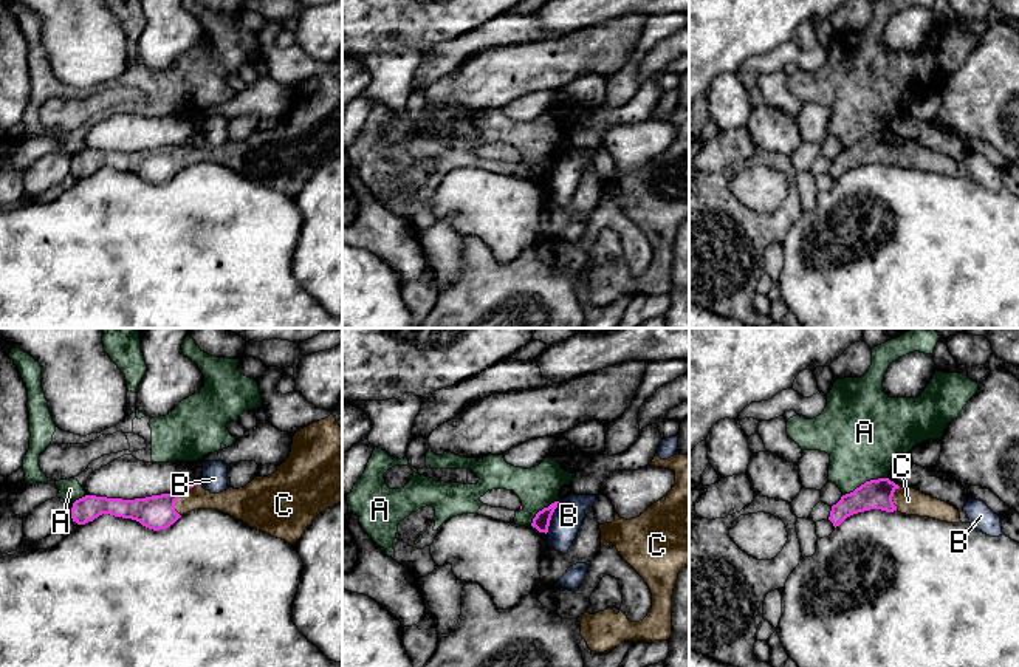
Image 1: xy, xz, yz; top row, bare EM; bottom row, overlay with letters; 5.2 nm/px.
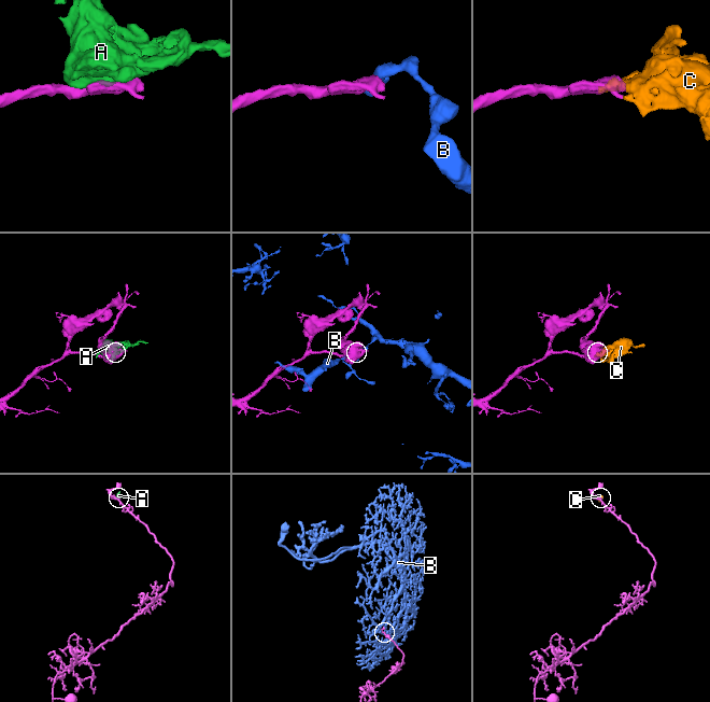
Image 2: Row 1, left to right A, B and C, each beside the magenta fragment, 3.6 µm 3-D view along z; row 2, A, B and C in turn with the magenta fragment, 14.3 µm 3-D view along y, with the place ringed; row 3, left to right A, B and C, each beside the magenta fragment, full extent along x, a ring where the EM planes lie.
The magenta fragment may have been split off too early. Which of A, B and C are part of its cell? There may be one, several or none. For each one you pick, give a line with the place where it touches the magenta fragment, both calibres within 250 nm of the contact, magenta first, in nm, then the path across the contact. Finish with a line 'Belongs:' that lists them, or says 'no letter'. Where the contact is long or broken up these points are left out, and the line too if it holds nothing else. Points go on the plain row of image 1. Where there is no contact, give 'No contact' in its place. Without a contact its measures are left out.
C: Touches magenta at yz (891, 152). Thickness 160 nm (magenta) against 140 nm
Belongs: C

